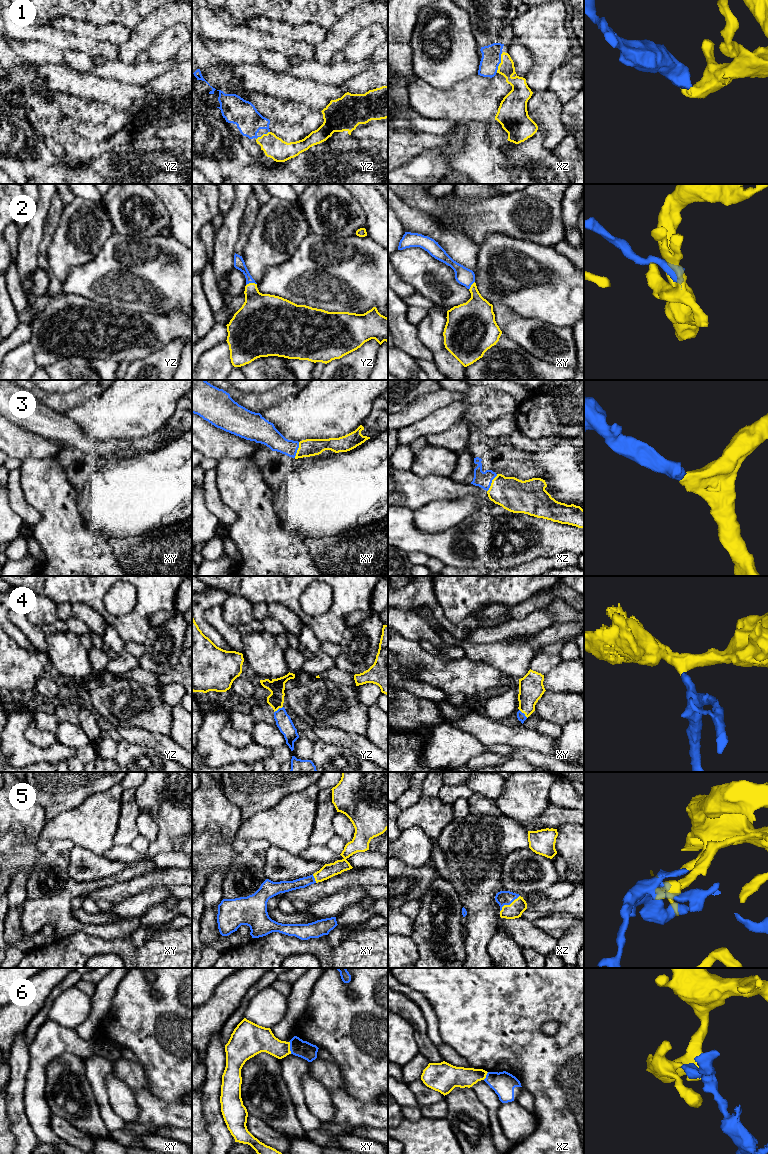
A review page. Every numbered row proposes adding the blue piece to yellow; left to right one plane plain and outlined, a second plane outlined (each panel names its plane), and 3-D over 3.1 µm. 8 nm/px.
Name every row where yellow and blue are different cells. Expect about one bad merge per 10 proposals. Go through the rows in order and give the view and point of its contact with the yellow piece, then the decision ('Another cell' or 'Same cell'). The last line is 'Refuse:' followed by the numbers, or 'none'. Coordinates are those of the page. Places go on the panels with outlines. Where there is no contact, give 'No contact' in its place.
1: Touches yellow at xz (500, 63). Same cell
2: Touches yellow at yz (251, 283). Same cell
3: Touches yellow at xz (491, 483). Same cell
4: Touches yellow at xy (523, 712). Same cell
5: Touches yellow at xz (508, 905). Same cell
6: Touches yellow at xy (289, 1047). Another cell
Refuse: 6

